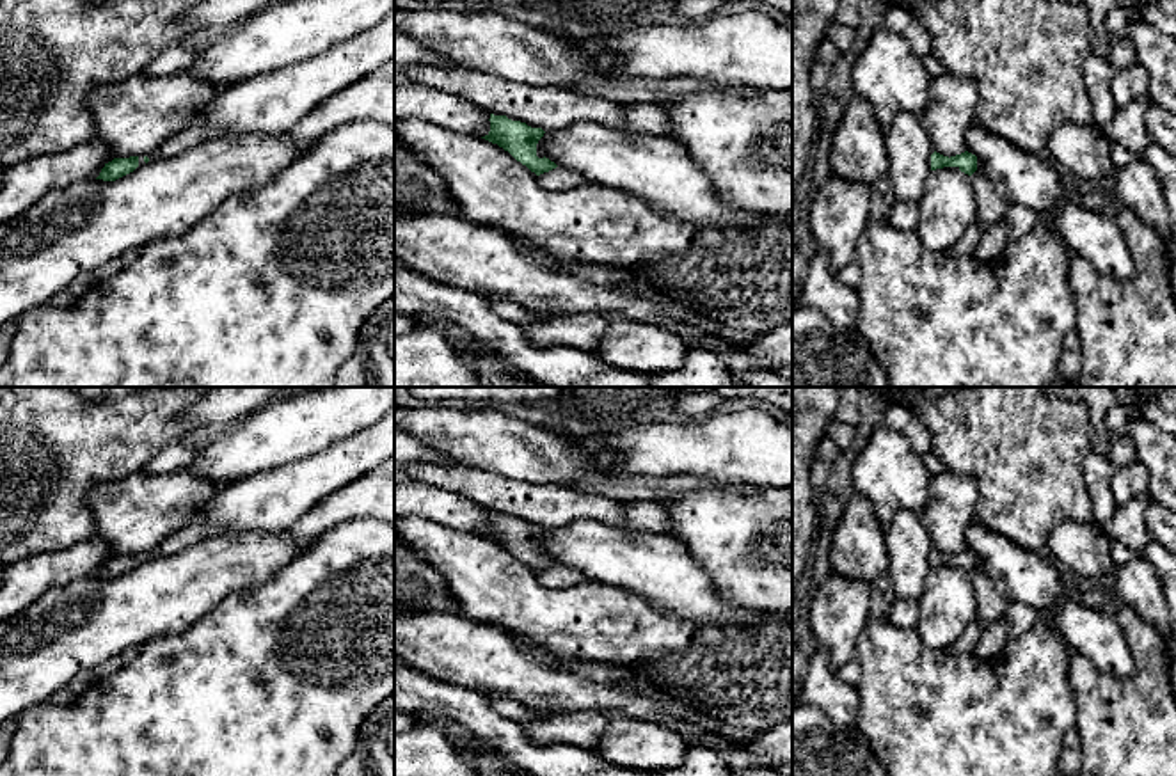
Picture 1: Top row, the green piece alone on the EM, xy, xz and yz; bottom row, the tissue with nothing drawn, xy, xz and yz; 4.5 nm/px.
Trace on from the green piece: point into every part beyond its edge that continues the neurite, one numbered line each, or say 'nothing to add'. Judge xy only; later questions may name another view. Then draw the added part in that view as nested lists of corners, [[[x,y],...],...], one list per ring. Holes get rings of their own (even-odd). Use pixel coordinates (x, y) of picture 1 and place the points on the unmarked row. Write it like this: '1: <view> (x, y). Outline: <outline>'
1: xy (189, 535). Outline: [[[215,524],[187,526],[181,531],[171,534],[167,540],[163,540],[153,550],[139,554],[139,565],[142,565],[146,561],[144,559],[146,554],[149,556],[149,559],[167,558],[167,556],[178,554],[179,550],[185,550],[187,547],[190,547],[190,545],[194,545],[194,543],[197,543],[197,542],[208,538],[208,536],[215,536],[222,531],[224,531],[224,527],[215,526]]]

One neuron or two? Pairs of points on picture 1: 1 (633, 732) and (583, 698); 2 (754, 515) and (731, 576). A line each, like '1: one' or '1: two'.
1: two
2: one

